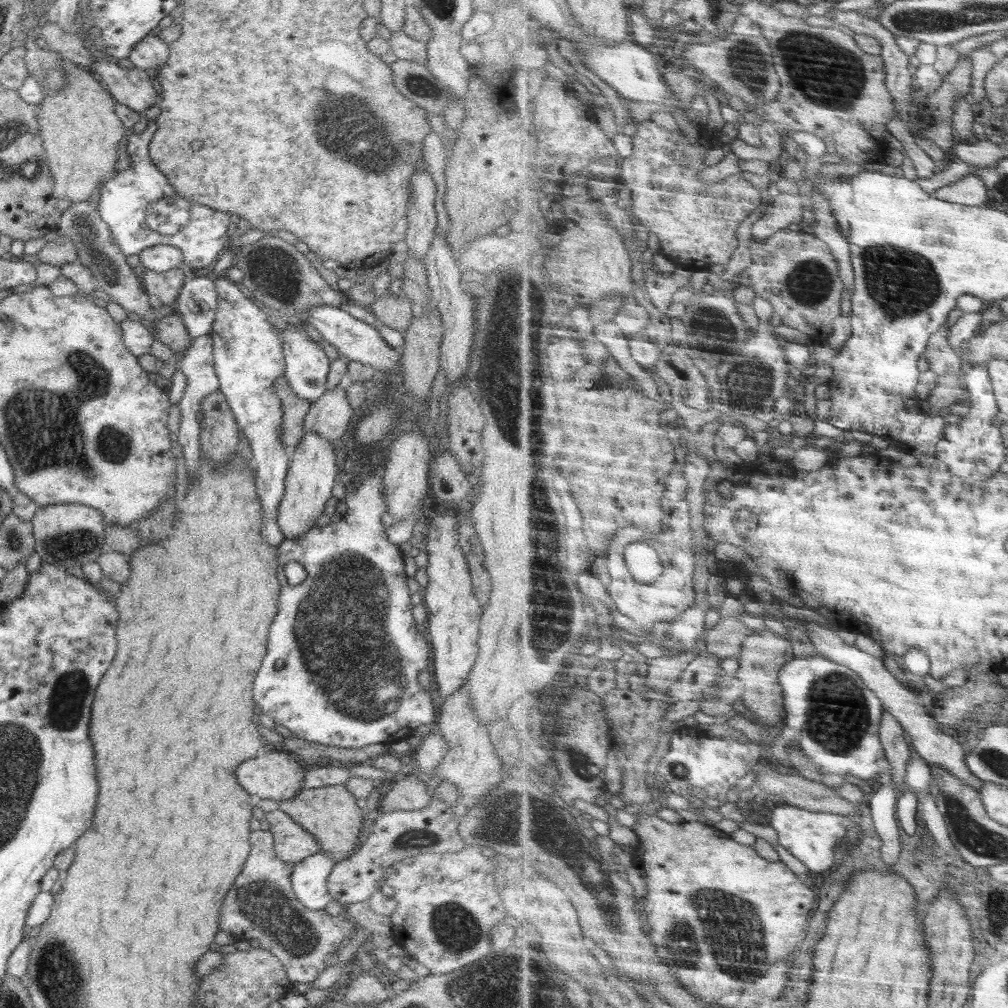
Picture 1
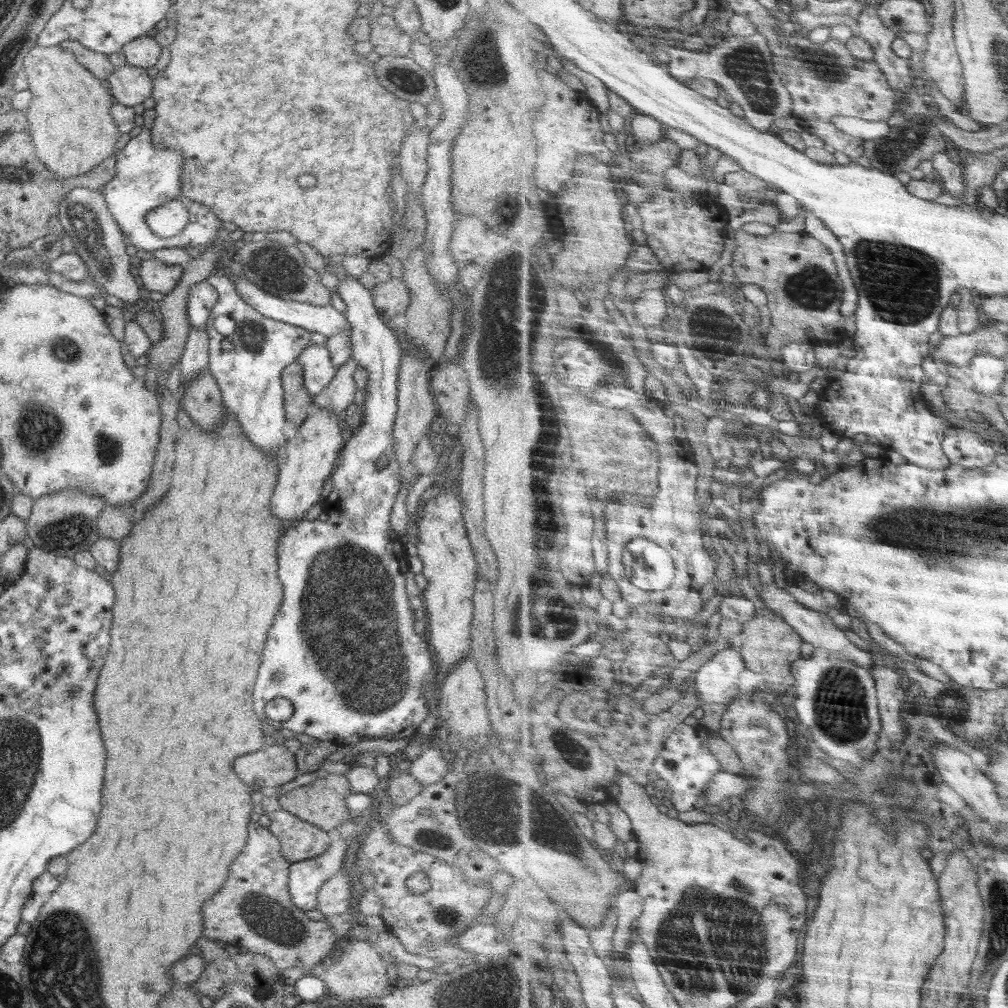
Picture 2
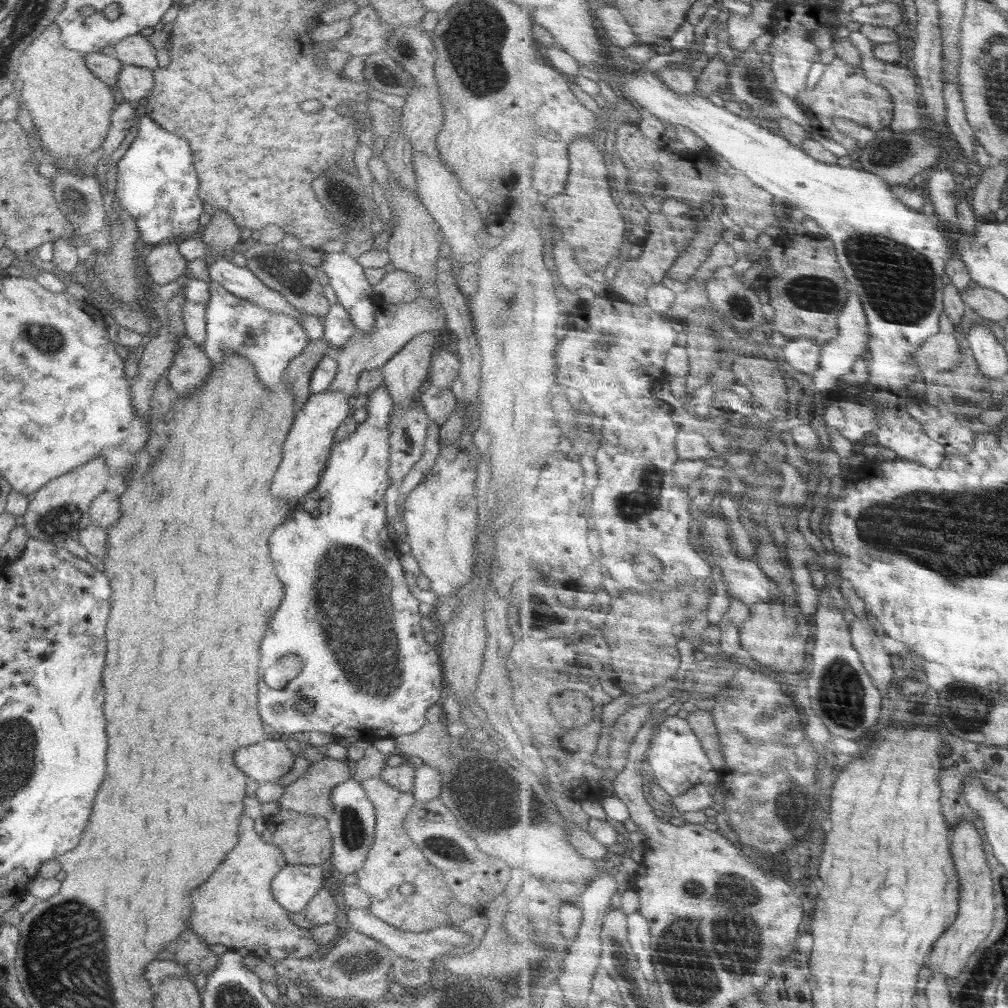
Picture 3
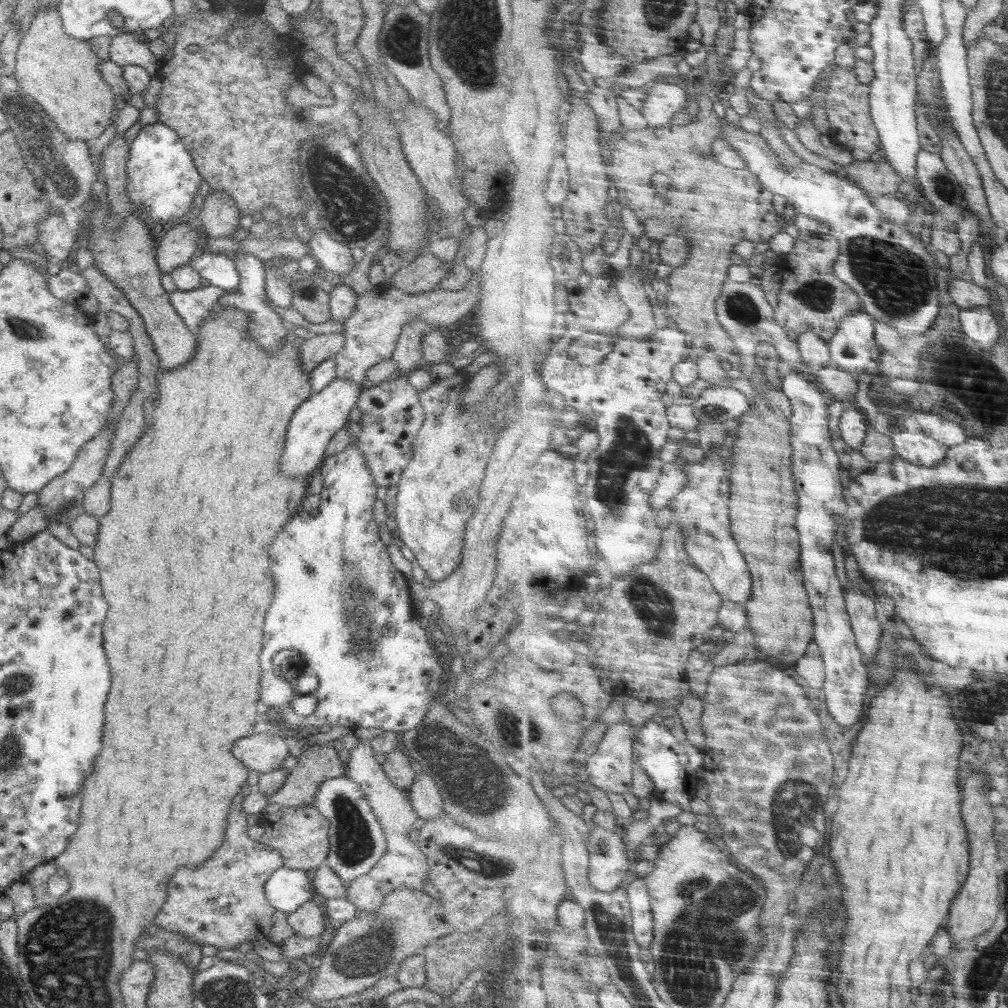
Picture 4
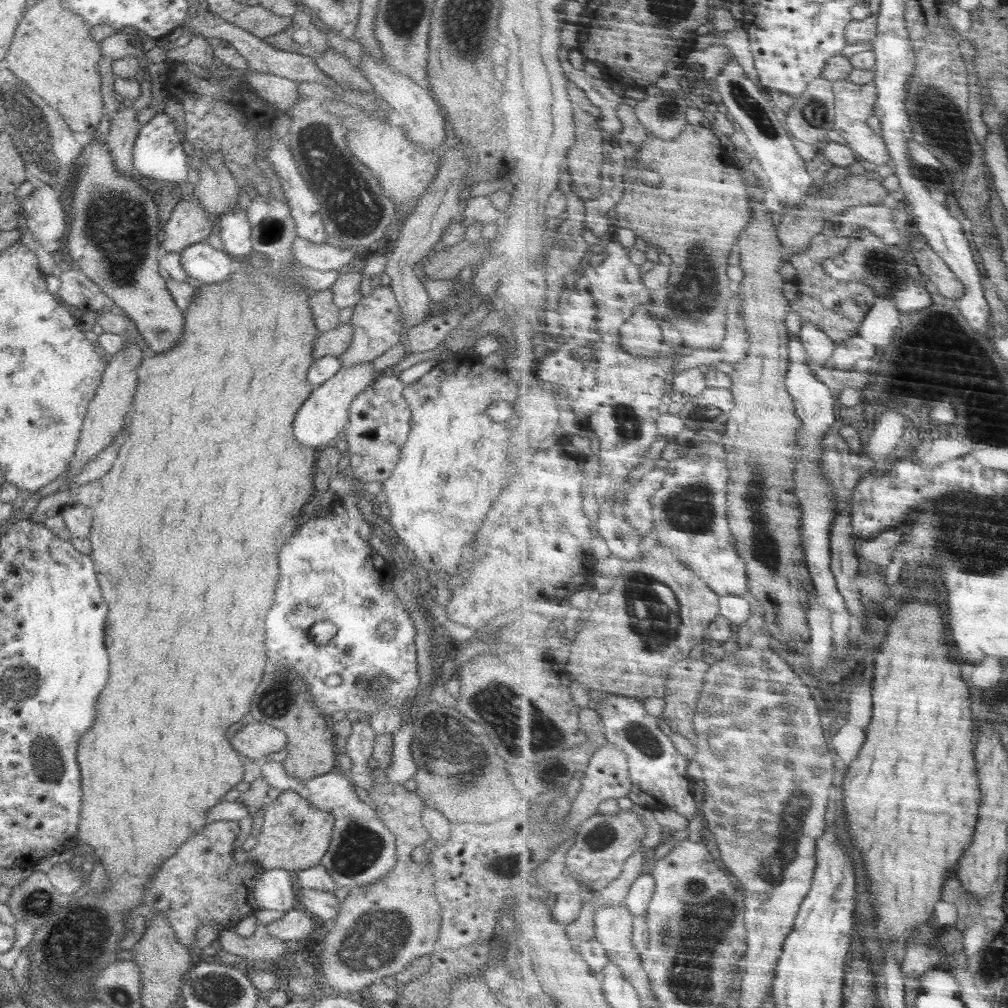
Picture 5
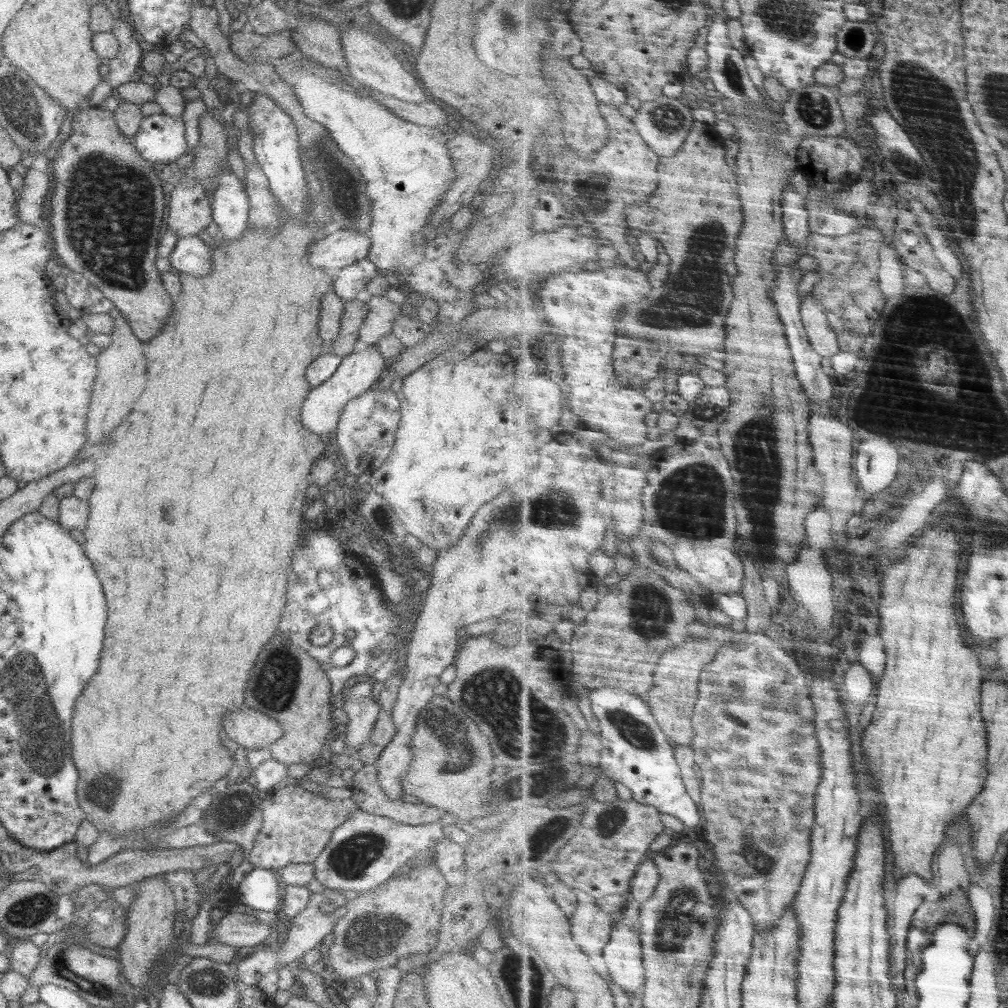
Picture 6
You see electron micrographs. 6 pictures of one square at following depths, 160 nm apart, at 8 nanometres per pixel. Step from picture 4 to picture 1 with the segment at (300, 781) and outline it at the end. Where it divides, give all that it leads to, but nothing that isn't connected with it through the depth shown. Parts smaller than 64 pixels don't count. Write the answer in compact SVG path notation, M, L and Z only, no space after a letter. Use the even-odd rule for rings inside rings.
M341 782L320 788L302 788L296 797L278 801L278 806L319 842L320 851L324 851L336 862L348 858L349 852L358 848L360 844L358 834L366 816L365 811L356 805L356 800L357 798L352 796Z

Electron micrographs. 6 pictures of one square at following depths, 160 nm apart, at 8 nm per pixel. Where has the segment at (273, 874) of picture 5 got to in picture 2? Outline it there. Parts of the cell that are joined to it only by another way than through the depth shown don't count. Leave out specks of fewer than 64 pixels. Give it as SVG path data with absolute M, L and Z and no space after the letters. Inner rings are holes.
M333 836L330 848L314 858L290 864L288 890L292 902L300 910L317 908L317 892L320 887L342 870L346 849L350 840Z

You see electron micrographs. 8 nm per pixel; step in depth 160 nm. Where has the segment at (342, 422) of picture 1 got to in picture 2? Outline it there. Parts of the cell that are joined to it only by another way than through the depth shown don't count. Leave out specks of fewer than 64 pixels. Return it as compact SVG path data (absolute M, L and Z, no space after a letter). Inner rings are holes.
M352 360L345 362L336 372L328 386L313 397L314 406L312 409L328 409L337 417L344 413L352 404L357 388L353 379L353 372L357 369L357 362Z

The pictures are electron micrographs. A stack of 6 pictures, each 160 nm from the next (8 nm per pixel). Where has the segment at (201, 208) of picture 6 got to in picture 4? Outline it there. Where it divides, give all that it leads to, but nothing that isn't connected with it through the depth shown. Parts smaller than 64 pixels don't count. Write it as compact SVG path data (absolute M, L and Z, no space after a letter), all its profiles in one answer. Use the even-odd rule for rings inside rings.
M180 221L160 241L155 260L162 273L169 273L174 267L189 265L198 252L199 235L195 228Z

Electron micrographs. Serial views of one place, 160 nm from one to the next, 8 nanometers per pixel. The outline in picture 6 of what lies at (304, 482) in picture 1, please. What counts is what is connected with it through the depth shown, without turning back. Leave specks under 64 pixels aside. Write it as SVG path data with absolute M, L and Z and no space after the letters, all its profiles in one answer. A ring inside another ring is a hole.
M376 346L352 351L341 360L336 372L325 380L320 386L312 387L304 400L302 406L302 424L314 434L324 436L336 430L339 423L339 416L346 403L358 398L367 391L370 391L378 383L377 380L384 370L385 358L380 354Z

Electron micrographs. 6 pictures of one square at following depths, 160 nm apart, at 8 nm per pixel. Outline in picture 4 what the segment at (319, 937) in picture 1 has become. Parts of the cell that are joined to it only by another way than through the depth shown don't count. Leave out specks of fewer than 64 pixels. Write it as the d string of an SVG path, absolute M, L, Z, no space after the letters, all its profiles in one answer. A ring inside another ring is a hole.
M240 792L233 798L224 844L204 866L178 868L170 878L168 900L153 920L165 931L181 933L201 946L208 944L218 949L237 948L256 935L267 939L276 910L266 898L264 885L283 866L283 858L275 848L248 837L246 814L241 810L244 797Z

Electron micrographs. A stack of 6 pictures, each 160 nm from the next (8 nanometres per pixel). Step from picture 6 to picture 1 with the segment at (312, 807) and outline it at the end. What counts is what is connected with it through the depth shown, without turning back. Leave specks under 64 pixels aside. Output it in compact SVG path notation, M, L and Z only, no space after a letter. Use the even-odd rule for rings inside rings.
M283 810L265 813L265 819L270 824L269 831L273 834L274 848L280 860L294 864L321 850L319 842Z

